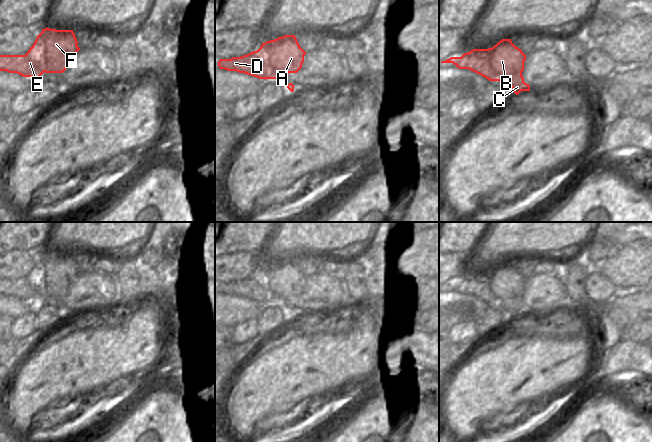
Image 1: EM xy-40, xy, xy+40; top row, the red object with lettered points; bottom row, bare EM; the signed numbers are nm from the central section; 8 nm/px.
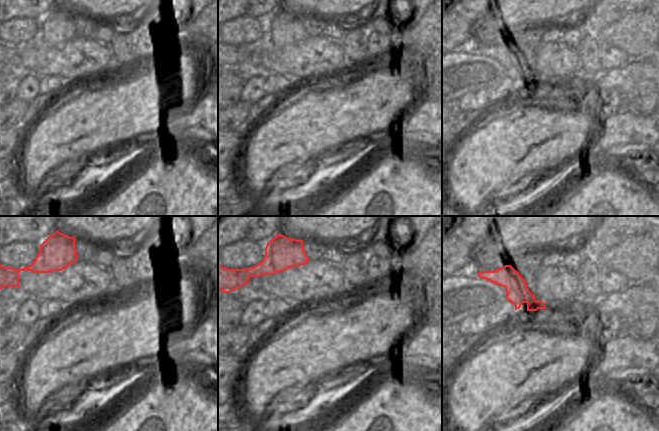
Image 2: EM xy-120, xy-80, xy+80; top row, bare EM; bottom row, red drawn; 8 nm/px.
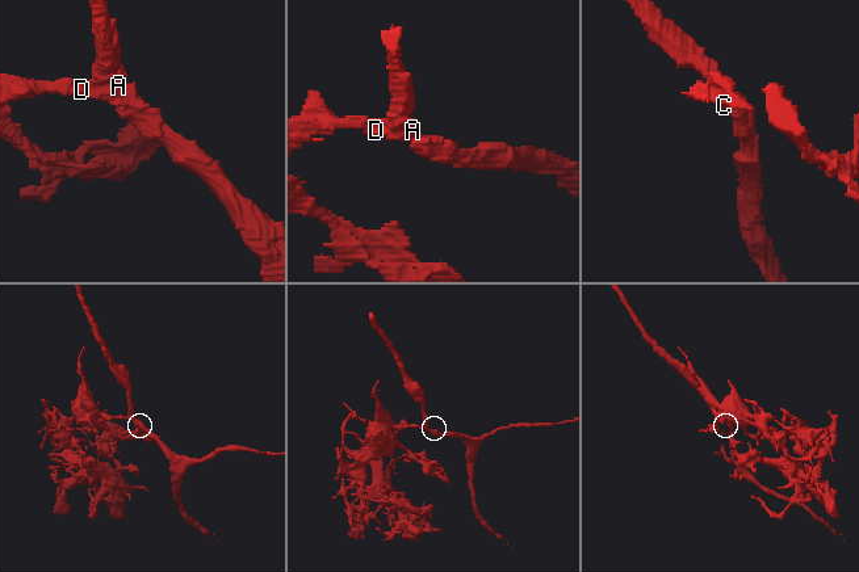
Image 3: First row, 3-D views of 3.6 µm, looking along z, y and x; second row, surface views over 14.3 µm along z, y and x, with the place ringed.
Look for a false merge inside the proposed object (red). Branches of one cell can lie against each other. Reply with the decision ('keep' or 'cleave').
cleave

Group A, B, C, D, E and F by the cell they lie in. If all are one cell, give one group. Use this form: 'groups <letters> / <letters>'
groups A B C F / D E

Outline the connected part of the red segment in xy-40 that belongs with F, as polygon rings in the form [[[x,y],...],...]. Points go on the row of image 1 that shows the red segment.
[[[42,29],[46,44],[45,73],[63,73],[80,50],[73,30]]]

